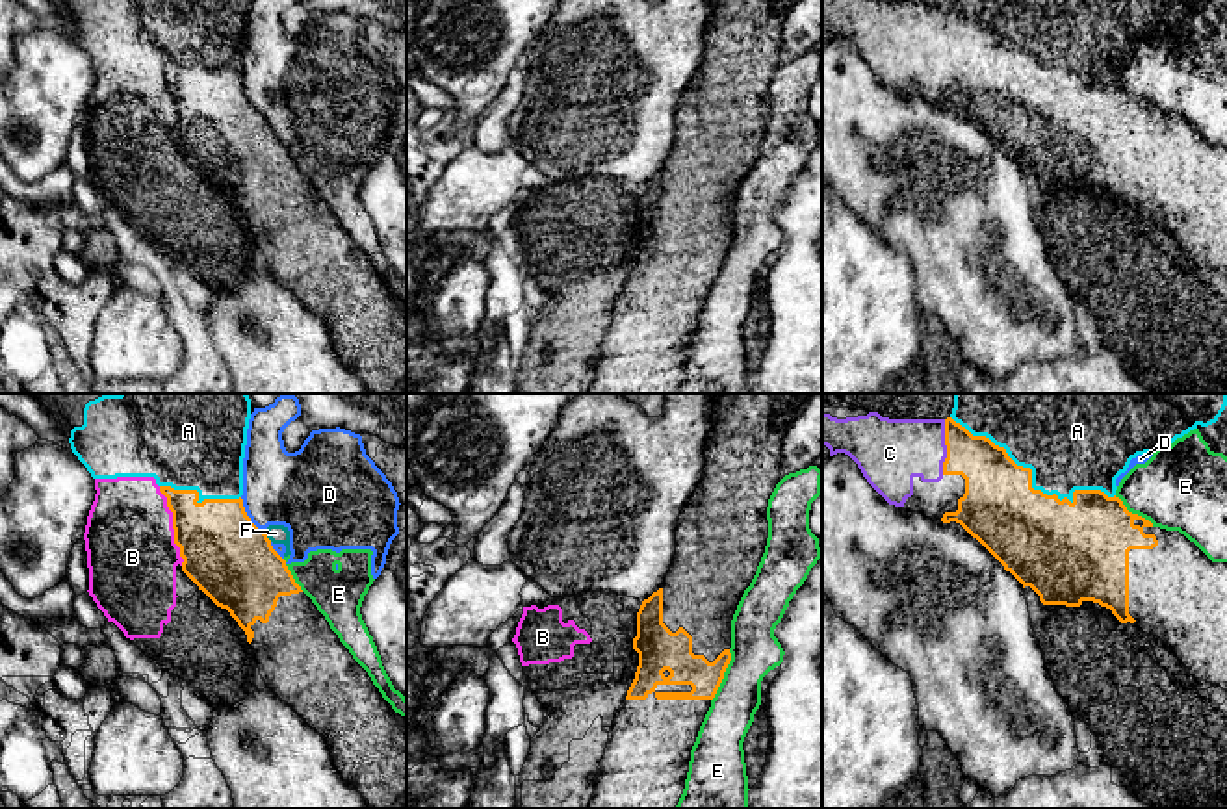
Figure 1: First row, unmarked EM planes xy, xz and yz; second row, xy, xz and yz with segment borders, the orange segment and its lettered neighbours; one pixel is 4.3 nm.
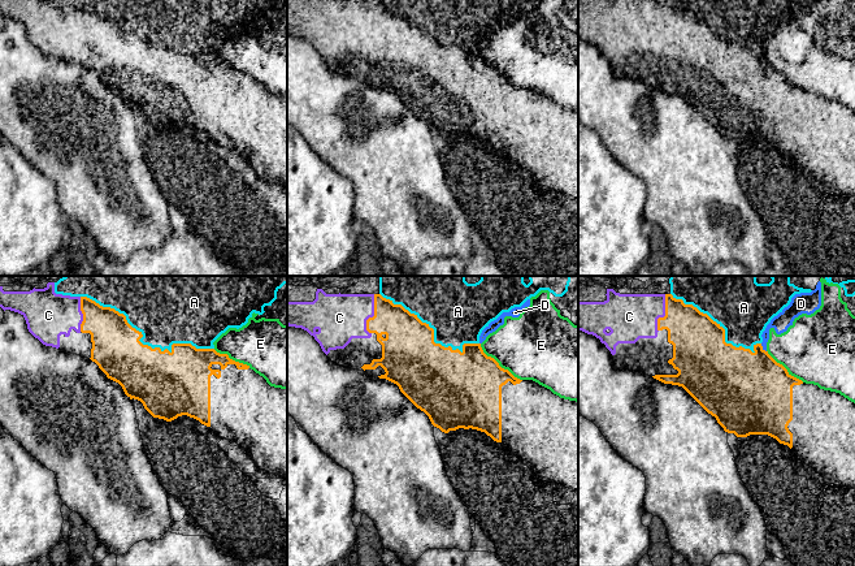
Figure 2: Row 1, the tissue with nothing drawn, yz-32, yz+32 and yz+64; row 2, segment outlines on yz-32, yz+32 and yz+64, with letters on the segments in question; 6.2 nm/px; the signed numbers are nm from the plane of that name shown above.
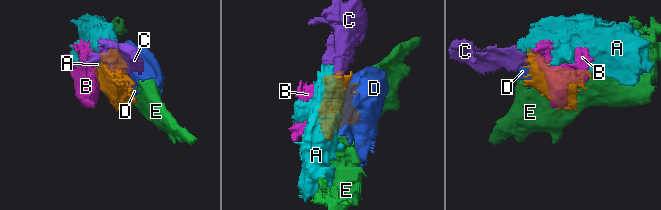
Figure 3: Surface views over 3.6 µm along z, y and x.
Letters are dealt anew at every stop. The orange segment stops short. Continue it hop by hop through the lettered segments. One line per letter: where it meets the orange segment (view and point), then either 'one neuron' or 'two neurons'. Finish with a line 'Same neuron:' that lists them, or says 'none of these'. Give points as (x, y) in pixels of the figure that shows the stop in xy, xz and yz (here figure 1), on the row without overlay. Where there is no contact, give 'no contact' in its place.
A: meets orange in yz at (1031, 65); one neuron
B: meets orange in xy at (173, 110); two neurons
C: meets orange in yz at (947, 32); one neuron
D: meets orange in xy at (247, 101); two neurons
E: meets orange in xz at (723, 260); two neurons
F: meets orange in xy at (266, 121); two neurons
Same neuron: A, C

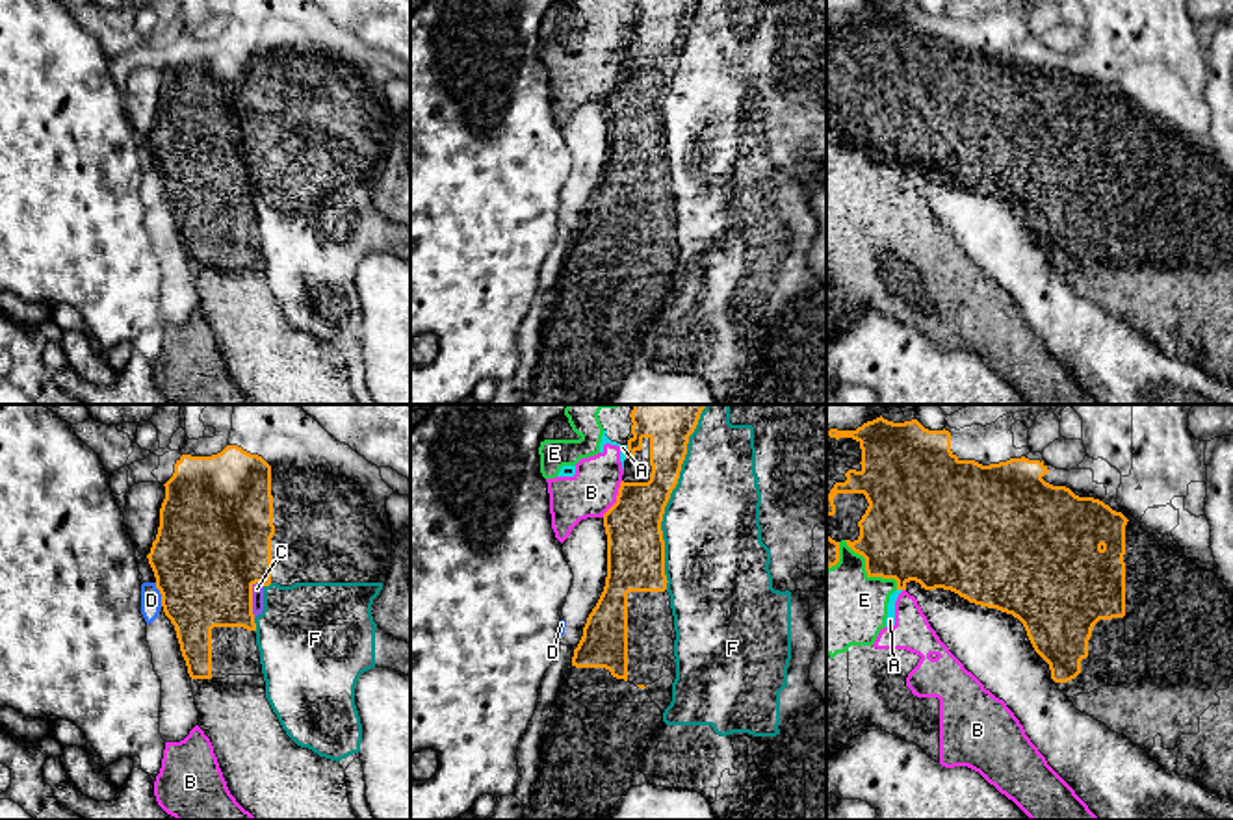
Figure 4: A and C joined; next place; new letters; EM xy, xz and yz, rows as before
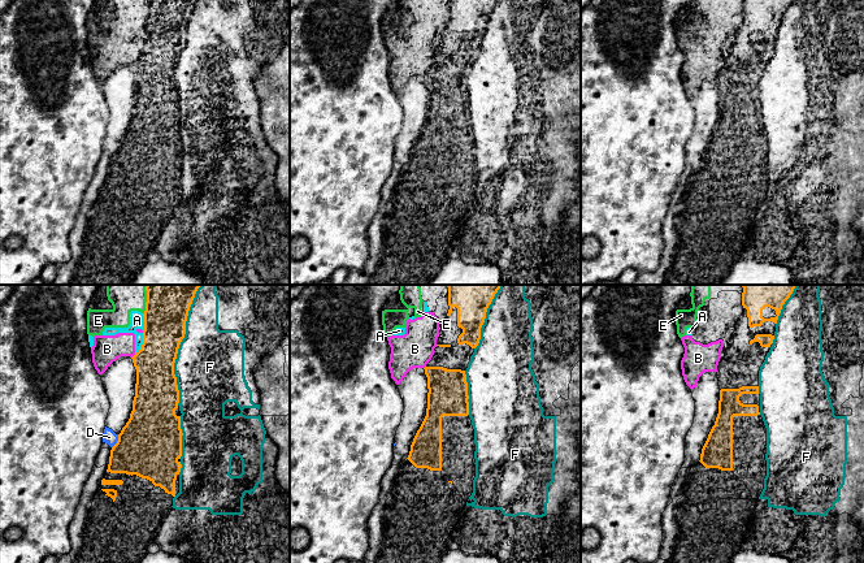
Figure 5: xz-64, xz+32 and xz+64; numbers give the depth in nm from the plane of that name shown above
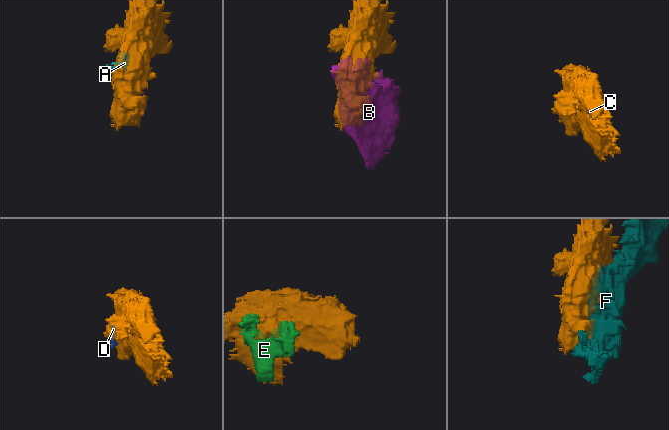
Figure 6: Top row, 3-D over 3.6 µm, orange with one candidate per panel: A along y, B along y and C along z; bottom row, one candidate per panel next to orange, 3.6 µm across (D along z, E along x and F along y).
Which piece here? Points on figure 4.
A: meets orange in xz at (626, 36); two neurons
B: meets orange in xz at (617, 84); two neurons
C: meets orange in xy at (251, 184); one neuron
D: meets orange in xy at (160, 177); one neuron
E: meets orange in yz at (868, 158); two neurons
F: meets orange in xz at (667, 86); two neurons
Same neuron: C, D

